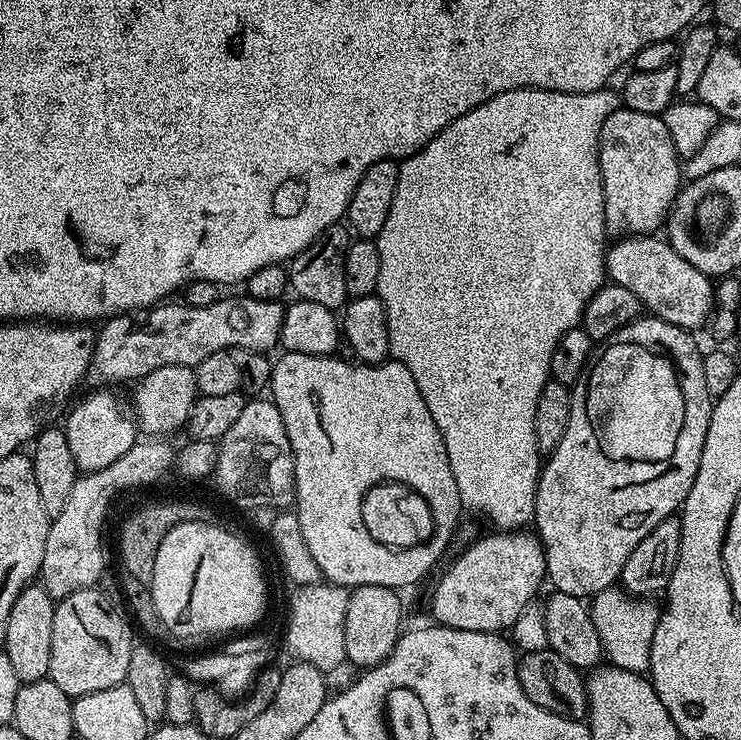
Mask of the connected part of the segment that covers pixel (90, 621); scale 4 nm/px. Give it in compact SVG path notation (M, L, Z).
M96 586L79 588L56 604L47 679L73 698L94 694L98 690L110 690L128 679L130 654L134 647L133 625L129 617L124 617L112 605L111 598L100 590Z

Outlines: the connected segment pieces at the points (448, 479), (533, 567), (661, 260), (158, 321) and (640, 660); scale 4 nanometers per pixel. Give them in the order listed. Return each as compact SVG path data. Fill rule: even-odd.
M284 352L281 357L280 361L277 359L272 365L270 399L275 404L278 414L282 414L282 426L286 426L286 438L290 438L290 450L294 458L294 478L296 479L294 511L298 518L298 526L302 526L302 538L306 538L306 546L310 549L314 562L318 562L318 570L321 577L327 583L340 585L349 590L358 586L386 586L387 588L403 590L403 588L410 587L411 584L418 583L440 560L440 546L436 542L437 539L428 539L424 544L414 545L412 548L388 548L370 536L370 531L366 530L362 518L362 504L366 493L376 484L384 481L400 480L406 482L406 486L420 484L420 488L424 488L424 492L428 492L428 499L425 501L432 500L430 510L433 512L434 524L441 529L444 527L444 532L448 536L452 536L456 532L456 523L460 520L460 512L462 513L458 482L454 482L454 470L450 470L450 458L446 458L446 442L442 438L442 434L438 430L438 426L434 422L426 402L418 390L418 382L414 382L414 374L410 374L410 370L406 370L404 364L400 364L393 359L378 364L366 364L353 362L351 359L348 359L349 361L339 360L339 355L336 354L331 356L311 356L310 354L298 354L297 352ZM340 486L344 488L344 510L348 510L348 512L344 512L344 516L348 516L348 520L354 518L354 522L350 520L350 524L344 524L346 520L340 520L340 522L336 520L336 514L338 514L336 508L338 508L338 500L340 500L338 498L340 496L338 488Z
M500 530L498 534L492 534L483 538L479 537L474 540L466 549L440 576L437 580L430 598L430 608L433 616L443 627L450 627L462 630L478 630L479 632L504 632L507 631L516 621L520 612L529 605L535 598L535 594L545 581L547 572L545 570L545 554L544 548L540 544L540 539L535 533L528 530Z
M656 234L625 235L604 254L604 271L611 283L630 290L640 299L651 315L685 330L700 328L709 323L714 307L714 284L702 270L694 270L678 250L668 245L667 239Z
M241 294L241 296L232 296L229 300L223 300L223 298L217 298L211 302L205 302L201 305L194 304L191 302L185 302L185 304L168 304L172 302L161 302L151 309L147 313L148 316L148 328L136 328L132 332L132 316L128 314L121 314L105 319L103 323L99 325L98 331L96 332L96 349L92 355L92 365L88 367L87 379L93 380L93 385L100 386L116 386L112 384L118 384L122 380L132 380L131 382L139 381L141 378L149 376L154 370L158 370L162 366L167 364L181 364L190 369L195 369L198 362L202 362L202 358L207 358L208 355L214 354L215 352L222 352L225 350L231 350L234 348L249 348L255 352L267 353L268 348L276 348L280 343L280 331L282 330L282 322L284 321L284 310L285 305L280 300L259 300L253 296L247 294Z
M613 586L602 590L597 596L591 597L590 611L592 613L592 621L594 622L594 630L598 630L598 638L604 647L604 655L607 663L614 668L622 670L630 670L641 674L648 672L650 666L650 646L654 642L654 630L660 621L661 609L658 607L657 601L652 598L641 598L635 594L629 594L623 587Z

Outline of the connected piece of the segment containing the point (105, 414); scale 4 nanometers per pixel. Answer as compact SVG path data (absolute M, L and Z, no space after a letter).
M92 390L85 400L80 400L72 408L72 413L68 416L68 421L62 424L66 434L66 442L70 442L70 454L74 454L74 462L81 473L101 472L106 466L118 462L122 454L130 450L138 441L138 424L131 415L124 413L124 408L120 405L120 400L112 390Z

